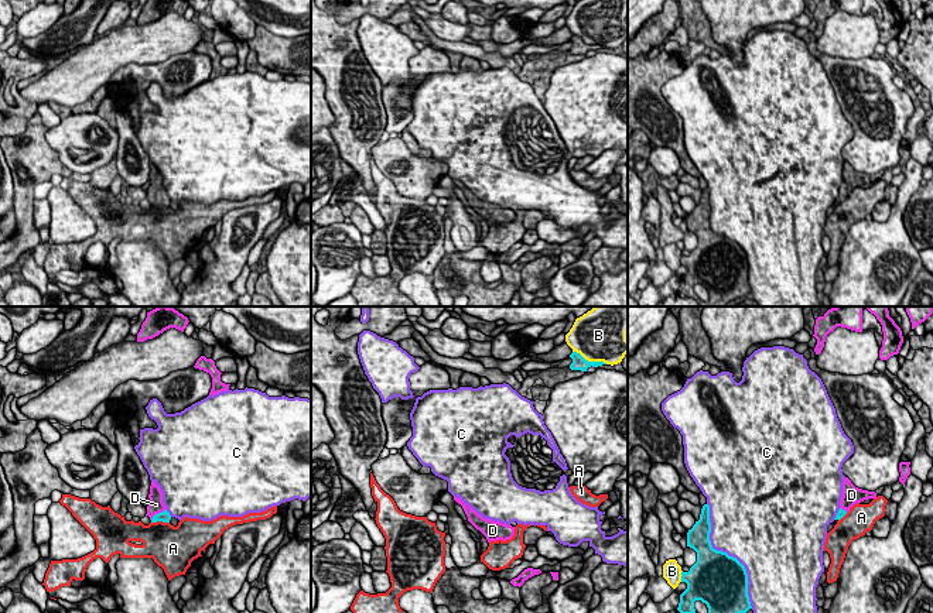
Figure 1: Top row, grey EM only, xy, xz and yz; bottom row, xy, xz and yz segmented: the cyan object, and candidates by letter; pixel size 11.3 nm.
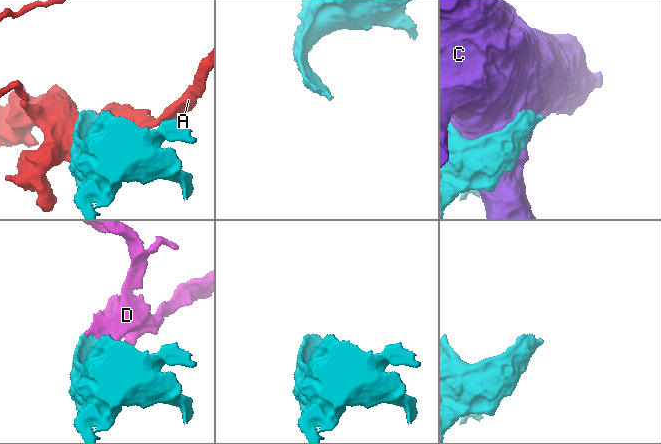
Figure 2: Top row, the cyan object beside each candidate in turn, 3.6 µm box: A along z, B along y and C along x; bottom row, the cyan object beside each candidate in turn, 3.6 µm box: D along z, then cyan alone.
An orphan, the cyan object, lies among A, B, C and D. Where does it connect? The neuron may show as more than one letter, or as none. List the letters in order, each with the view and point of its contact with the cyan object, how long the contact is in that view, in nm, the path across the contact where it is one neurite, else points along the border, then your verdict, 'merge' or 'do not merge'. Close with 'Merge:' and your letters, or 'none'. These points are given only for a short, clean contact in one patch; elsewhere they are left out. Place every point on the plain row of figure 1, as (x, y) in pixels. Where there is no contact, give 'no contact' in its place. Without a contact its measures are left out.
A: meets cyan in xy at (160, 204); contact 200 nm long; do not merge
B: meets cyan in xz at (590, 45); contact 420 nm long; do not merge
C: meets cyan in yz at (725, 236); contact 1300 nm long; do not merge
D: meets cyan in xy at (159, 197); contact 220 nm long; merge
Merge: D

